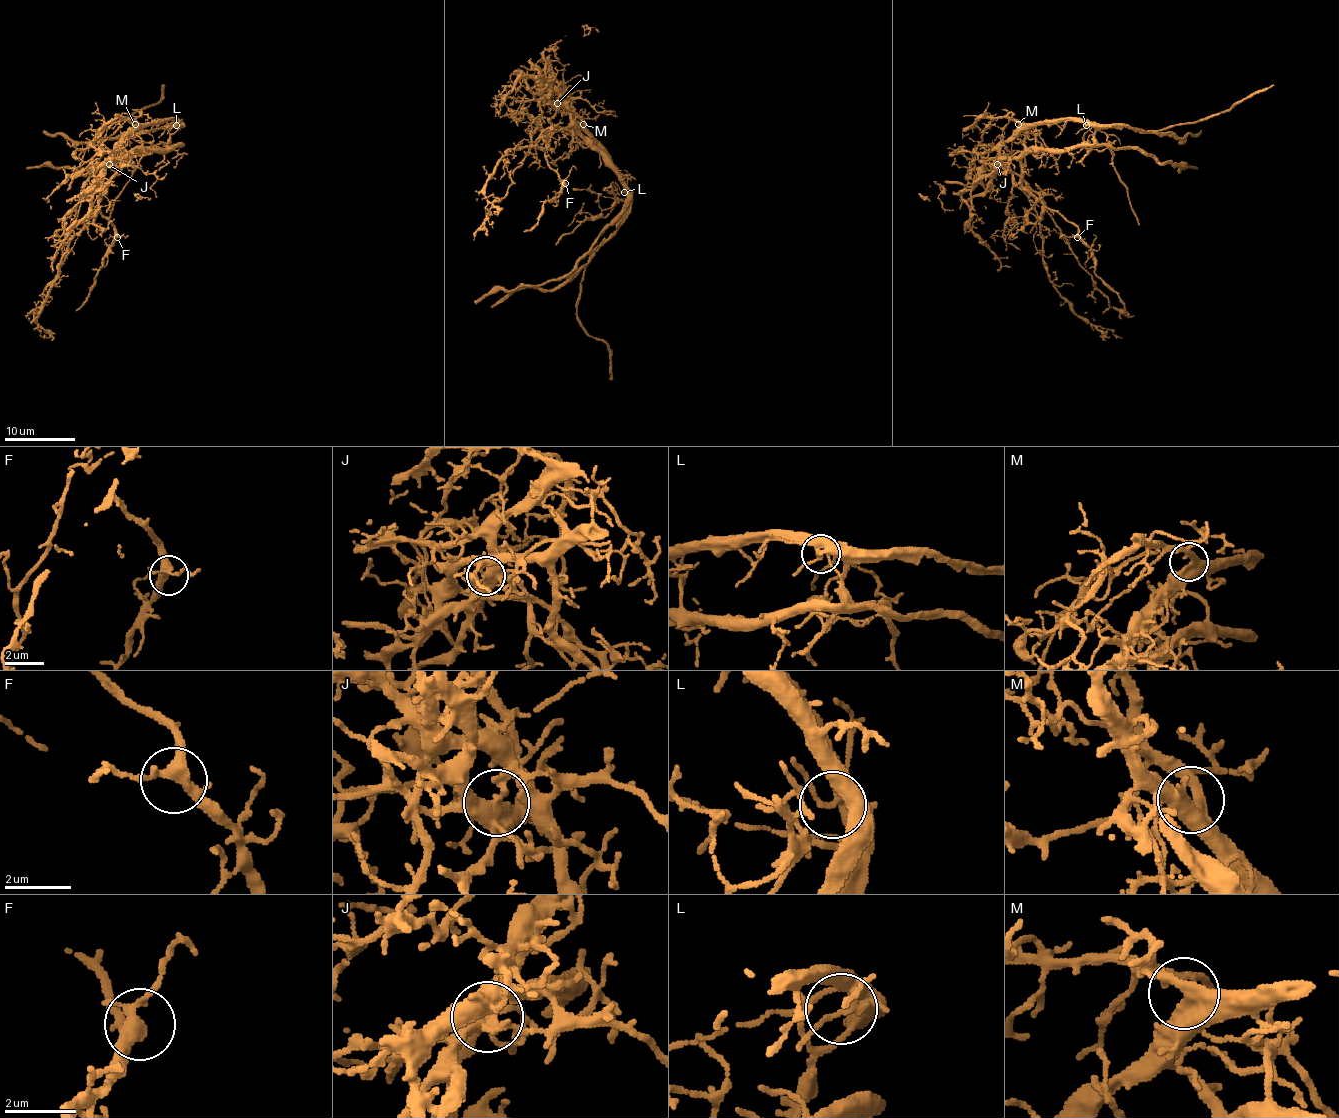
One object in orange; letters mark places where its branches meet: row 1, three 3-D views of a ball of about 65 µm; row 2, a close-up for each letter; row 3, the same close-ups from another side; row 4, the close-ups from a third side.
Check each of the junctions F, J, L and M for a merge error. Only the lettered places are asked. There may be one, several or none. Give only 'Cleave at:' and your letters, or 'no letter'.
Cleave at: J

